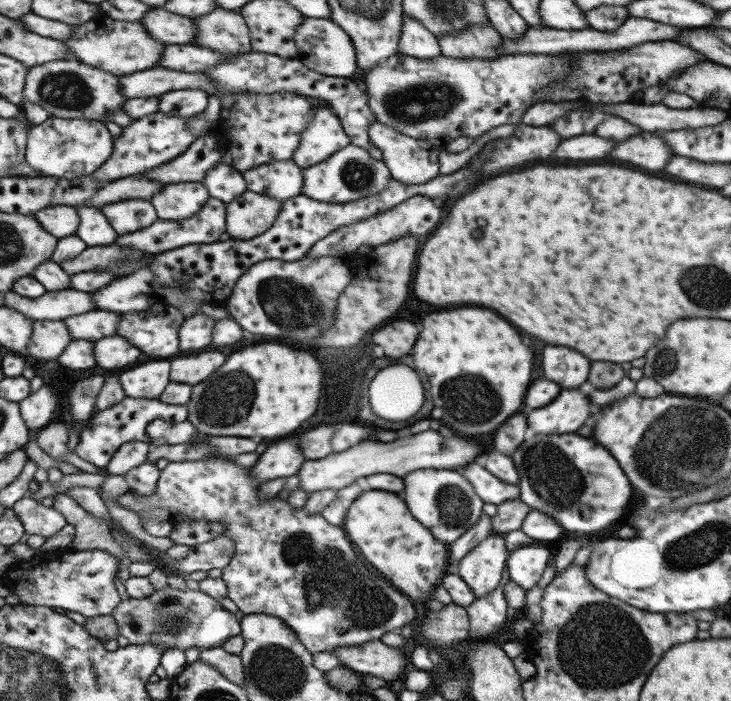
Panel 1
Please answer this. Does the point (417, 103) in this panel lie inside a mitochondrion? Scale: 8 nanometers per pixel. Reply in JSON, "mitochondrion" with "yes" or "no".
{"mitochondrion":"yes"}

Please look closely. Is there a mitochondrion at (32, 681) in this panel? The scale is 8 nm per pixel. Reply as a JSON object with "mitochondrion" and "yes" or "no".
{"mitochondrion":"yes"}

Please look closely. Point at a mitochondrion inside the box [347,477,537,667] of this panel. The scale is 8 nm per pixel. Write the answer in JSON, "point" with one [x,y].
{"point":[453,505]}

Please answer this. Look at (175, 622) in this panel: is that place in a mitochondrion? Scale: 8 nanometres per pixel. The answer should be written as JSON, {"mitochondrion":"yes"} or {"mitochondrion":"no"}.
{"mitochondrion":"yes"}

